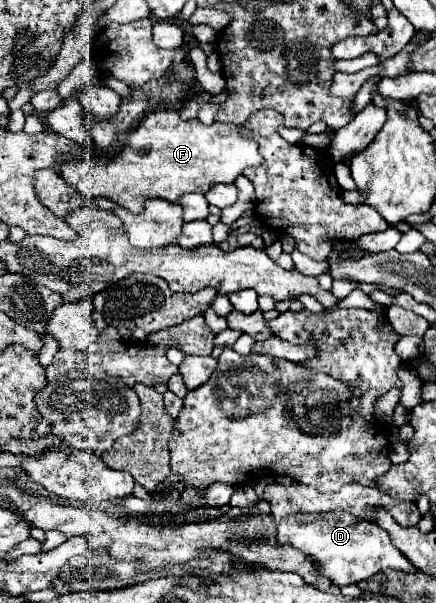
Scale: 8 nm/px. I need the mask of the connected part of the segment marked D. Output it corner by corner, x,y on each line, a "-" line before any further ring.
299,512
293,522
283,520
277,528
277,544
279,546
293,546
301,550
305,556
313,558
313,566
319,572
333,580
337,586
345,586
351,582
367,580
369,576
385,570
395,568
401,572
415,572
417,568
391,544
389,534
381,530
373,522
357,520
347,512
325,512
325,514
305,514

